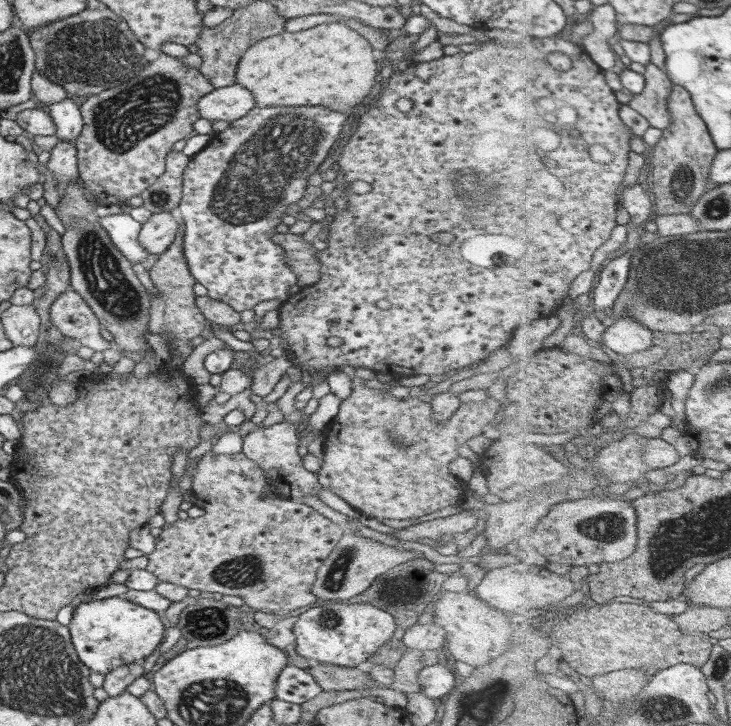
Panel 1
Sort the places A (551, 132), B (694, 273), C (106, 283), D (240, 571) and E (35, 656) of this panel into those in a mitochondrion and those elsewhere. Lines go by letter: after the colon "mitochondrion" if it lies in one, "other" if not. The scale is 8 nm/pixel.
A: mitochondrion
B: mitochondrion
C: mitochondrion
D: mitochondrion
E: mitochondrion

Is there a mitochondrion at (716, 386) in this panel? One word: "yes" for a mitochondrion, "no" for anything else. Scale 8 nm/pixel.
yes

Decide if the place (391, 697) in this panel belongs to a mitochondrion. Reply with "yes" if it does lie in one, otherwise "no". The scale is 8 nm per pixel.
no

